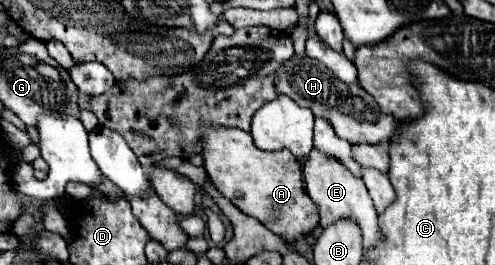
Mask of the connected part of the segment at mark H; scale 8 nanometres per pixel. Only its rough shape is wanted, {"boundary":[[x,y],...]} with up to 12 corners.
{"boundary":[[295,54],[275,90],[351,144],[389,142],[397,120],[357,82]]}

